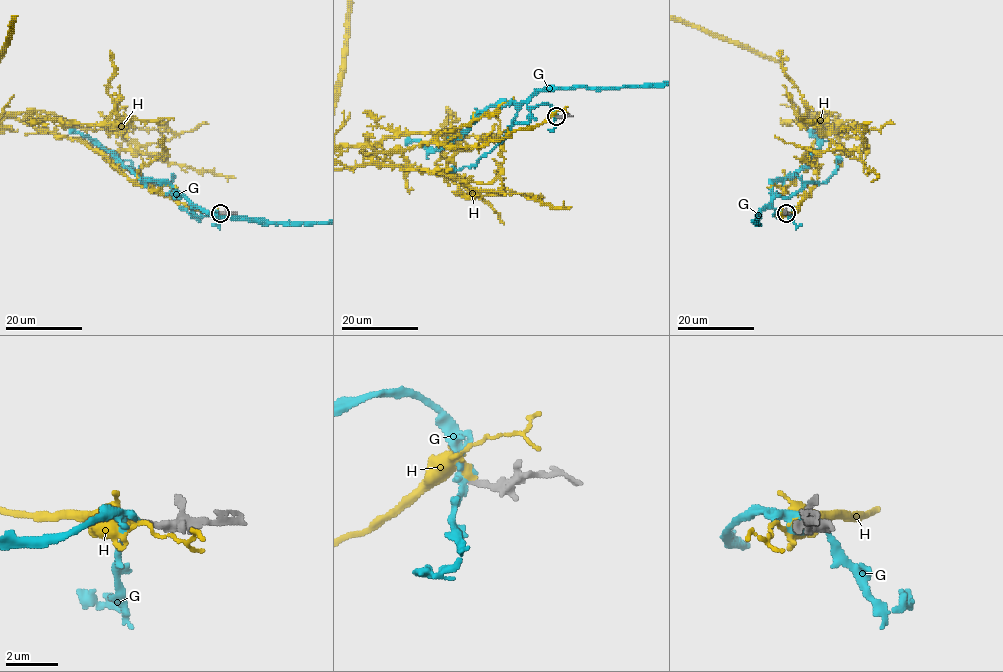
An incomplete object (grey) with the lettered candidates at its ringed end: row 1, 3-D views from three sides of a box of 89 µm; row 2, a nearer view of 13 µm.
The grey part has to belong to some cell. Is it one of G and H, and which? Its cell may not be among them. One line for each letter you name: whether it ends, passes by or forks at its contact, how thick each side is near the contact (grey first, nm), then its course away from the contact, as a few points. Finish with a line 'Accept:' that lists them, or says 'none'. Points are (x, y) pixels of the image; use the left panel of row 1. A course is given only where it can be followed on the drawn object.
G: it passes by; calibres 200 and 260 nm
Accept: G

